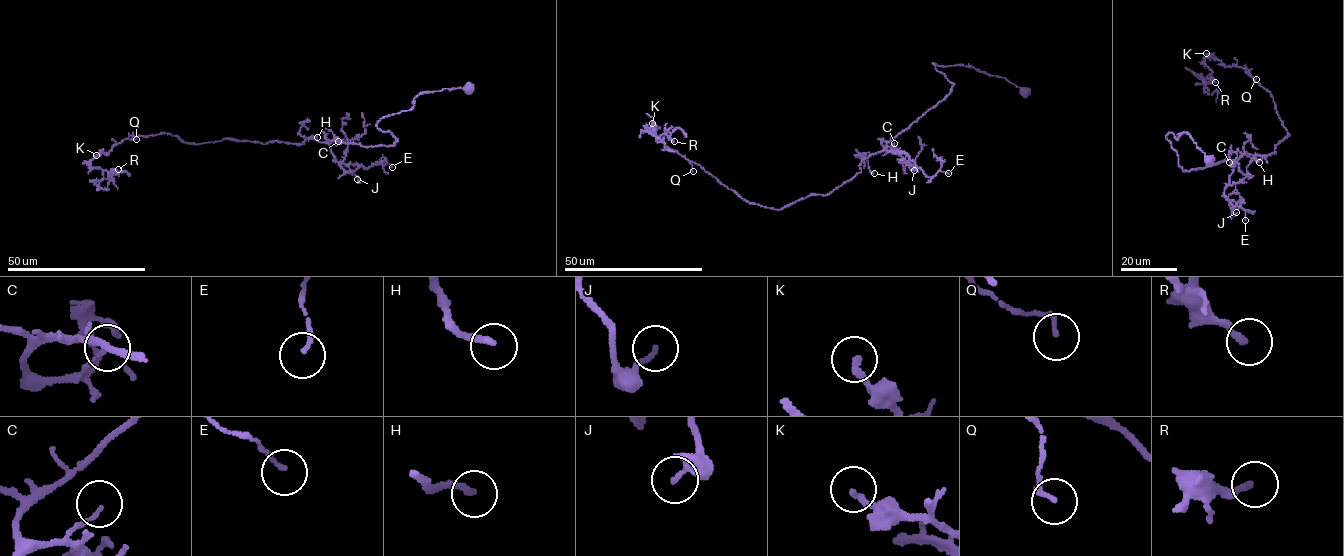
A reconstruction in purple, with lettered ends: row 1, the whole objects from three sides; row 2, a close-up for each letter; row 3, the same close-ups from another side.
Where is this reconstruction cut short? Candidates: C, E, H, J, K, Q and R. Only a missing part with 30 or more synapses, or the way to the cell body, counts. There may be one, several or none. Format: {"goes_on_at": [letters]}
{"goes_on_at": ["H"]}

